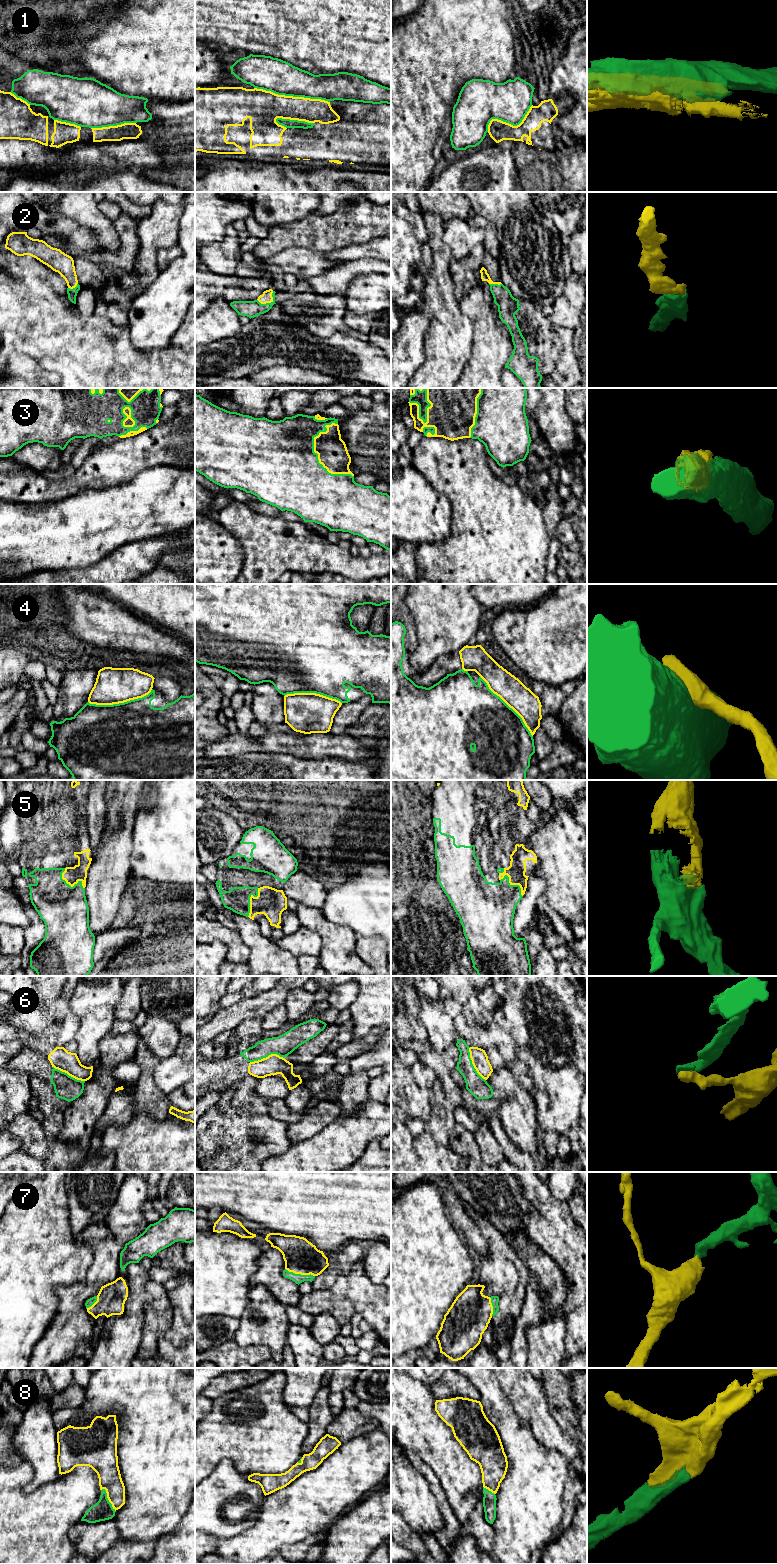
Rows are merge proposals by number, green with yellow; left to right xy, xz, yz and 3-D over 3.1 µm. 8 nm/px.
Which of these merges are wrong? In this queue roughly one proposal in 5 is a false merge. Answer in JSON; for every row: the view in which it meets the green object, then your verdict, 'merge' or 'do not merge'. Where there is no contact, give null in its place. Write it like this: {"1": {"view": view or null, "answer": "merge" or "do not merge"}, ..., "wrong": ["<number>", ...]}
{"1": {"view": "xz", "answer": "do not merge"}, "2": {"view": "xz", "answer": "merge"}, "3": {"view": "xz", "answer": "merge"}, "4": {"view": "xy", "answer": "do not merge"}, "5": {"view": "xy", "answer": "merge"}, "6": {"view": "xz", "answer": "do not merge"}, "7": {"view": "xz", "answer": "merge"}, "8": {"view": "xy", "answer": "merge"}, "wrong": ["1", "4", "6"]}

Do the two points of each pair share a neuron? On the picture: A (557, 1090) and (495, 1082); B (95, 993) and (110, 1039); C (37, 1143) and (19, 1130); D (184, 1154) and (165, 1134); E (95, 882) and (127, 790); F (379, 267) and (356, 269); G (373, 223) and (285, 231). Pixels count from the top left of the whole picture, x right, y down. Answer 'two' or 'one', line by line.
A: two
B: two
C: one
D: one
E: one
F: one
G: one

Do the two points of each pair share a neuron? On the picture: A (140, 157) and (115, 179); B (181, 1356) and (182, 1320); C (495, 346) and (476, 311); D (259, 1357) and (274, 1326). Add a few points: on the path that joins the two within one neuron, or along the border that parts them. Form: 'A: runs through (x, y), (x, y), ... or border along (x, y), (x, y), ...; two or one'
A: border along (137, 170), (124, 169), (102, 173); two
B: runs through (182, 1347), (182, 1329); one
C: runs through (488, 337), (487, 326), (484, 320); one
D: border along (242, 1346), (267, 1346), (272, 1357); two

